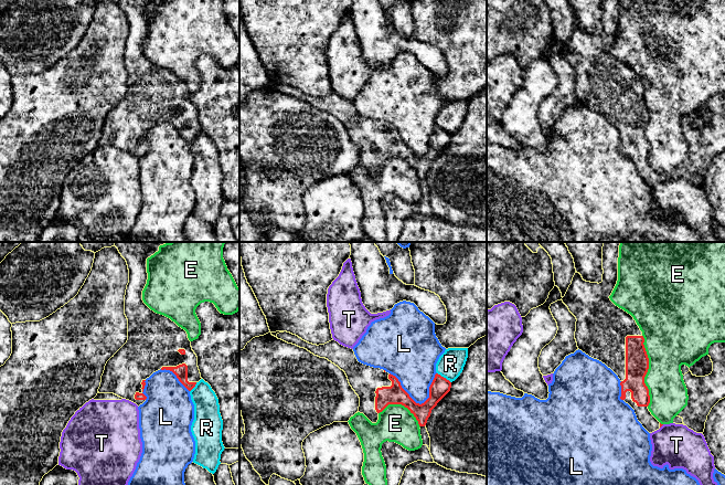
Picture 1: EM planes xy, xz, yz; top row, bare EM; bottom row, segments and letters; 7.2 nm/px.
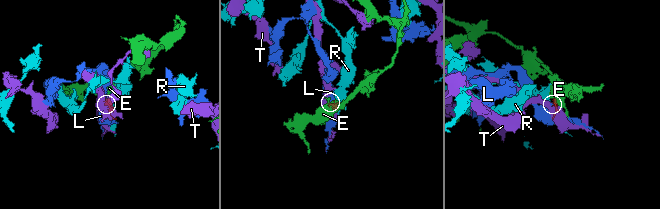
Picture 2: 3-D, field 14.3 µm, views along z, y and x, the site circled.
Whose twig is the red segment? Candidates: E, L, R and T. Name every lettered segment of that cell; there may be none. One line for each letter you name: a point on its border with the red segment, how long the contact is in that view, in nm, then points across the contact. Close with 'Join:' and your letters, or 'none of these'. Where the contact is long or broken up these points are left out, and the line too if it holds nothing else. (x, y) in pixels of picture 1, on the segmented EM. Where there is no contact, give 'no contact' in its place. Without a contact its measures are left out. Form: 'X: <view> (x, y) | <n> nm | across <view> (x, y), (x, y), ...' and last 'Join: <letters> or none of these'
Join: none of these

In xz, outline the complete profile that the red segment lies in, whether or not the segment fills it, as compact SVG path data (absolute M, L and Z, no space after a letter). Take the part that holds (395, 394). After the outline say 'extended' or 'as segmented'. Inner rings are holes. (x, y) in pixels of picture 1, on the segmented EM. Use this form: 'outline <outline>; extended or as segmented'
outline M287 331L279 333L276 337L305 348L314 356L326 358L343 370L350 386L360 398L358 412L363 413L372 423L377 422L379 413L388 404L402 404L414 414L419 426L425 426L431 410L451 388L449 380L436 373L429 387L429 398L419 404L402 388L395 376L383 369L359 362L353 349L344 347L335 340L317 346Z; extended

